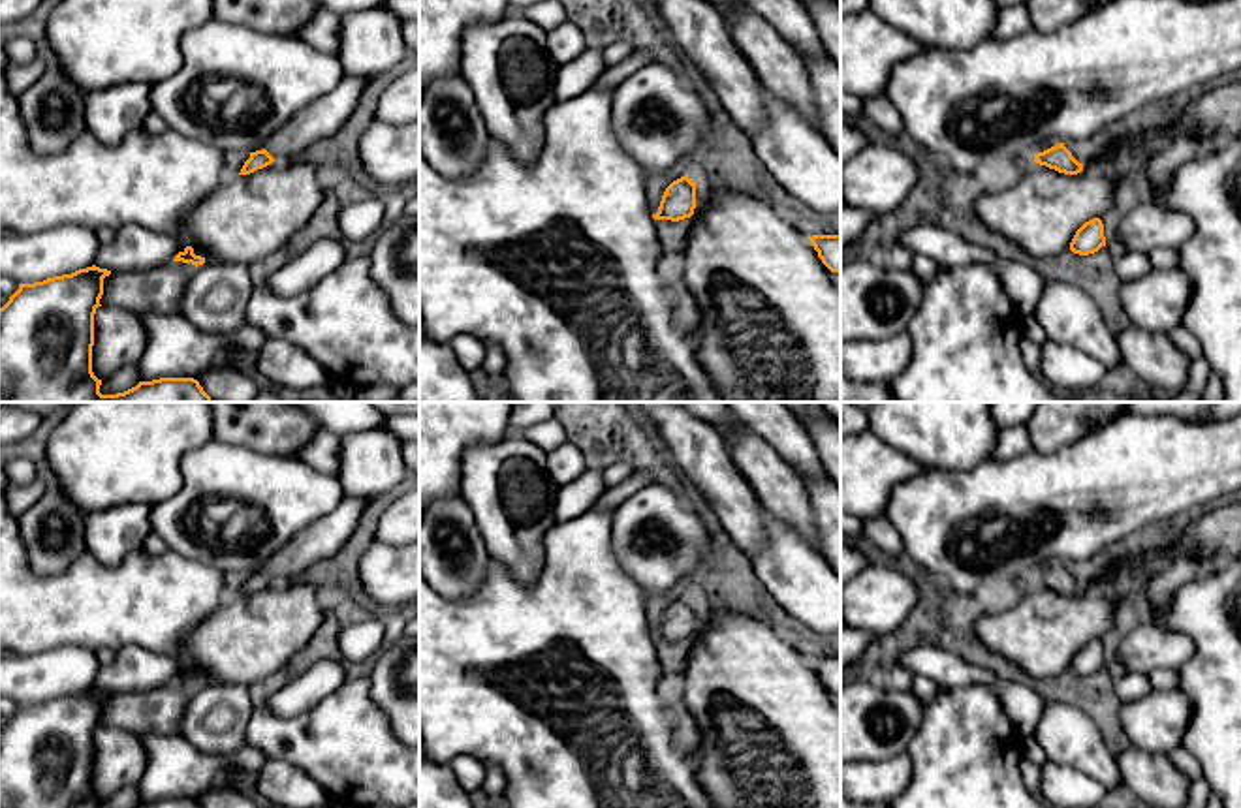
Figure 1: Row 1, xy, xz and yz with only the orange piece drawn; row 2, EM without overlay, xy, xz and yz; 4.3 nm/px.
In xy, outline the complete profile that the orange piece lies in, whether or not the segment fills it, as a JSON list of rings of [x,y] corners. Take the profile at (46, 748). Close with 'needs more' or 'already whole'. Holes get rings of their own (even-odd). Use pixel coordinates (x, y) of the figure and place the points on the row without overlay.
[[[96,686],[43,703],[19,705],[0,729],[0,808],[100,808],[92,793],[94,735],[102,727],[103,699],[111,691]]] | already whole

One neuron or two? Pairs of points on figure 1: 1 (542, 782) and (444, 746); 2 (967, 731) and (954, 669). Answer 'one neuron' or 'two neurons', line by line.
1: one neuron
2: two neurons

